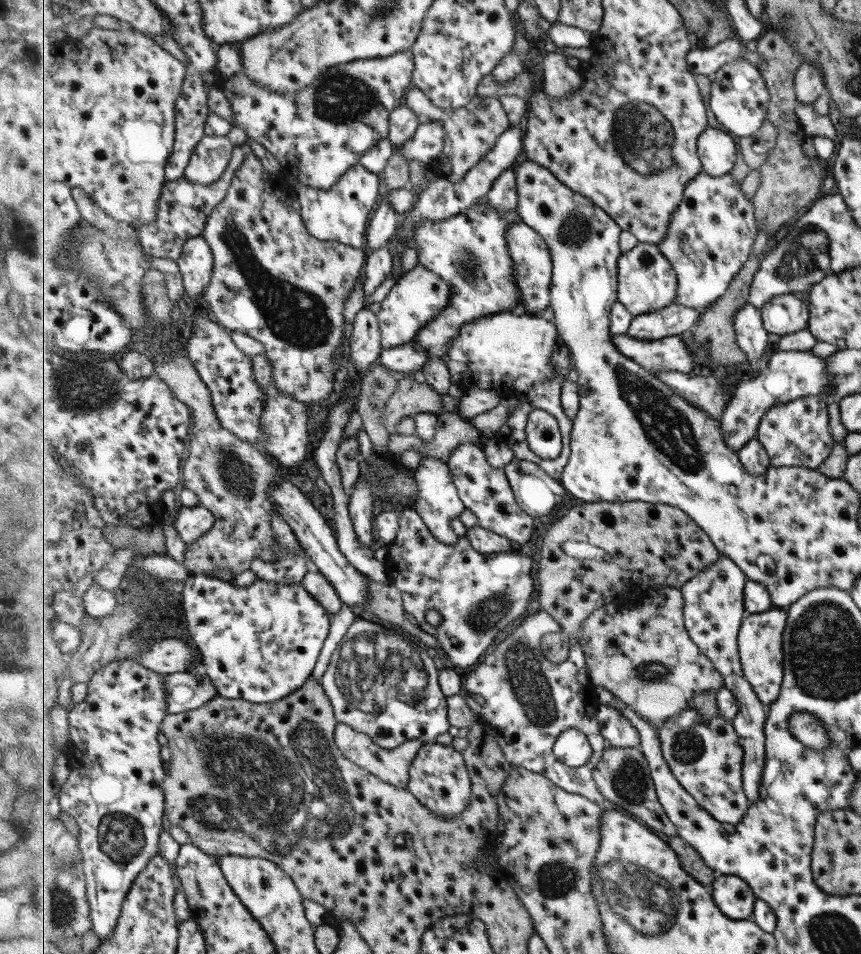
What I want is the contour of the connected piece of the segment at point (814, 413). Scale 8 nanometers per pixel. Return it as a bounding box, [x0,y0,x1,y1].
[756,396,835,469]

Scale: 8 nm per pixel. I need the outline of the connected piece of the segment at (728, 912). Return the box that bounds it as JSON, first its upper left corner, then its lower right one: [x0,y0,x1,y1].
[711,874,757,920]

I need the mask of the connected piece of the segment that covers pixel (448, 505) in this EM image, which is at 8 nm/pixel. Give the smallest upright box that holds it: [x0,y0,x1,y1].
[412,453,466,544]

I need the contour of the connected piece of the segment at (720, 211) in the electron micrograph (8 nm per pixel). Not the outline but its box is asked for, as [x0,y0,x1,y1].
[660,173,759,311]

